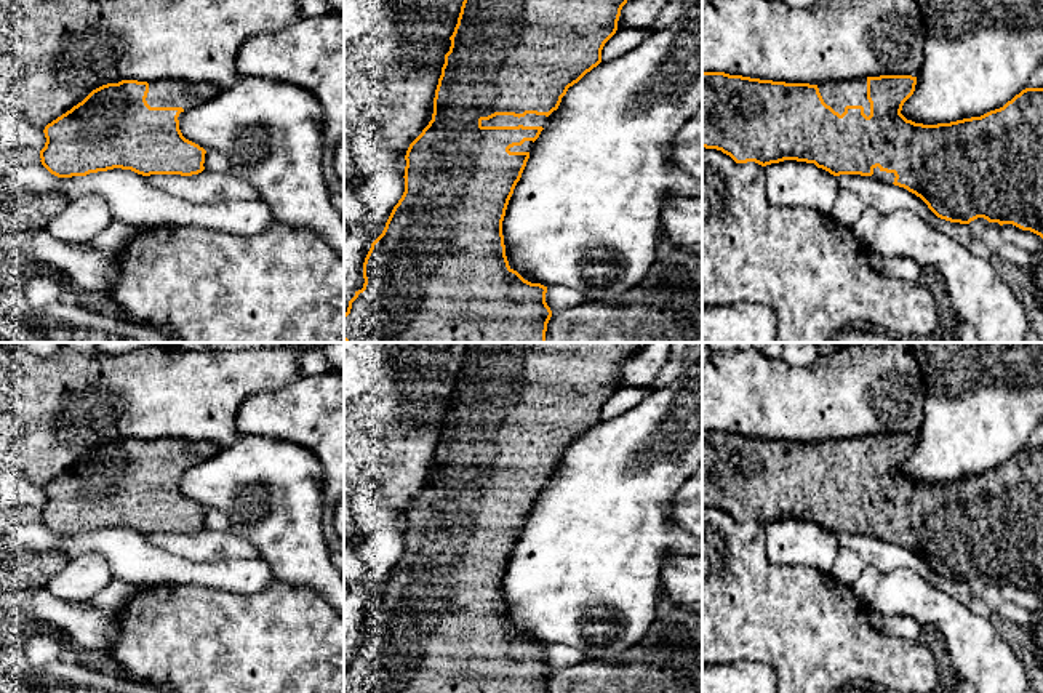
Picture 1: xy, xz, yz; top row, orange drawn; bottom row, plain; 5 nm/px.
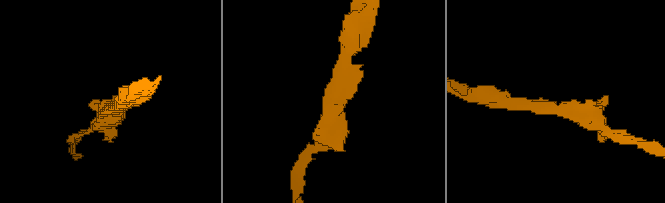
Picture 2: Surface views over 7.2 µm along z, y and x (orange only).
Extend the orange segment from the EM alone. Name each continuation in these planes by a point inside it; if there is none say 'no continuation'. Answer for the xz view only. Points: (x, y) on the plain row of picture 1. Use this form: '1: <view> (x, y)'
1: xz (530, 477)

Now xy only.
1: xy (162, 452)

